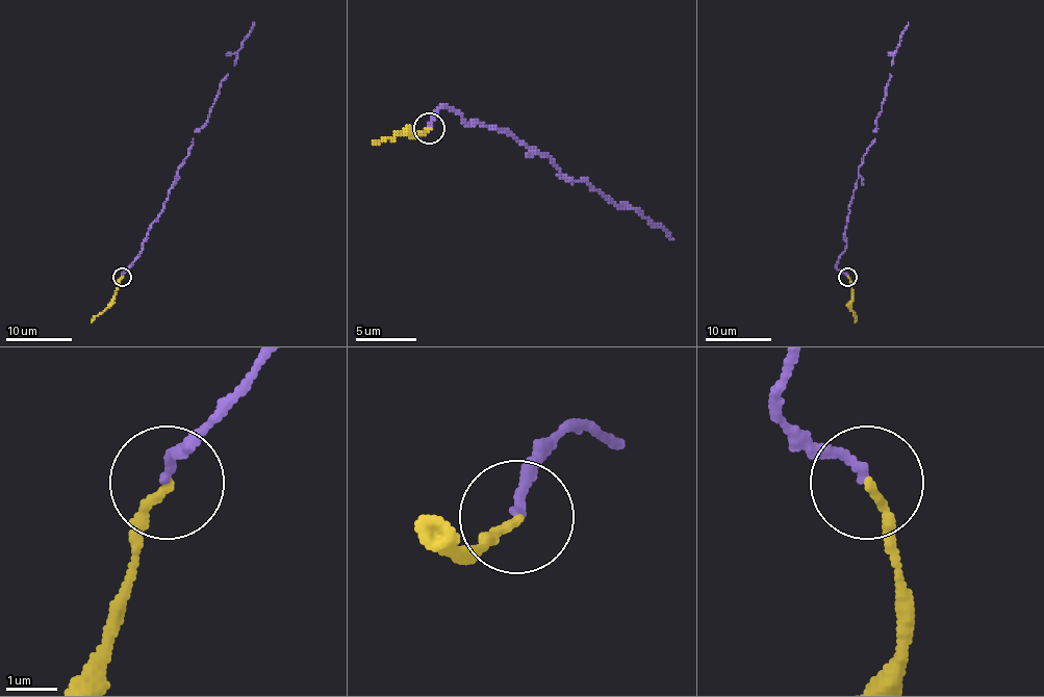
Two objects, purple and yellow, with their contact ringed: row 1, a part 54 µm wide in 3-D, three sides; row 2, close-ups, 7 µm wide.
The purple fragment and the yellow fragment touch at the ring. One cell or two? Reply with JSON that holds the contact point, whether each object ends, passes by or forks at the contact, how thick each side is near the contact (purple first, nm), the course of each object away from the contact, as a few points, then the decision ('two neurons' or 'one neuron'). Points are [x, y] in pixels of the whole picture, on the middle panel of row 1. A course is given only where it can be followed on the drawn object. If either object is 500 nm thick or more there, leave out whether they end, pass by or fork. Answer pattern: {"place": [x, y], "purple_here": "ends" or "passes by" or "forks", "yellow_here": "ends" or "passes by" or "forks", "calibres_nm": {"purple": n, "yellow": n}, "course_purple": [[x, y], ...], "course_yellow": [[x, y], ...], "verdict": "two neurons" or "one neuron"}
{"place": [429, 128], "purple_here": "ends", "yellow_here": "ends", "calibres_nm": {"purple": 170, "yellow": 150}, "course_purple": [[428, 129], [447, 107], [467, 126], [505, 129], [544, 153], [560, 178], [587, 181], [672, 238]], "course_yellow": [[428, 129], [415, 135], [373, 140]], "verdict": "one neuron"}

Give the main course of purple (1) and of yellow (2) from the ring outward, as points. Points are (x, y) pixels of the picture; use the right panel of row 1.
1: (848, 276), (837, 264), (846, 244), (848, 205), (862, 158), (874, 138), (894, 50), (908, 22)
2: (848, 276), (855, 323)

